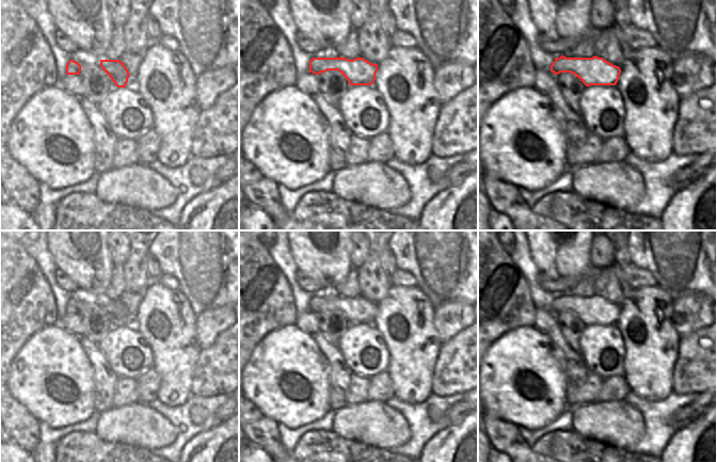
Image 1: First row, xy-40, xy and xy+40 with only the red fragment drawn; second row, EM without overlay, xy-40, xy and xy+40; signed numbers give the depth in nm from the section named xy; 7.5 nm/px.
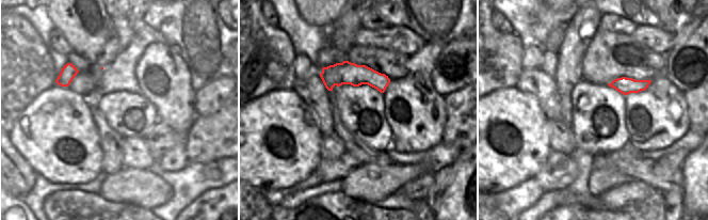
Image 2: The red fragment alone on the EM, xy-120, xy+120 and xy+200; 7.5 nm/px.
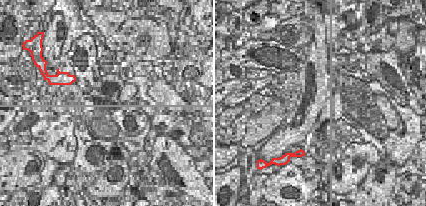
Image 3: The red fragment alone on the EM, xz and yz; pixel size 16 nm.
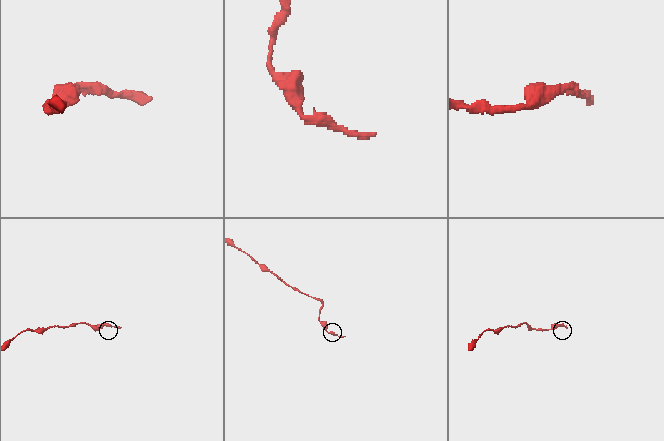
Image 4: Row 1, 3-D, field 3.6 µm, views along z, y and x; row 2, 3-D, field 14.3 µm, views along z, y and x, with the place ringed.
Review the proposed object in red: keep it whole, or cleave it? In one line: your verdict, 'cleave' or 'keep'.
keep

